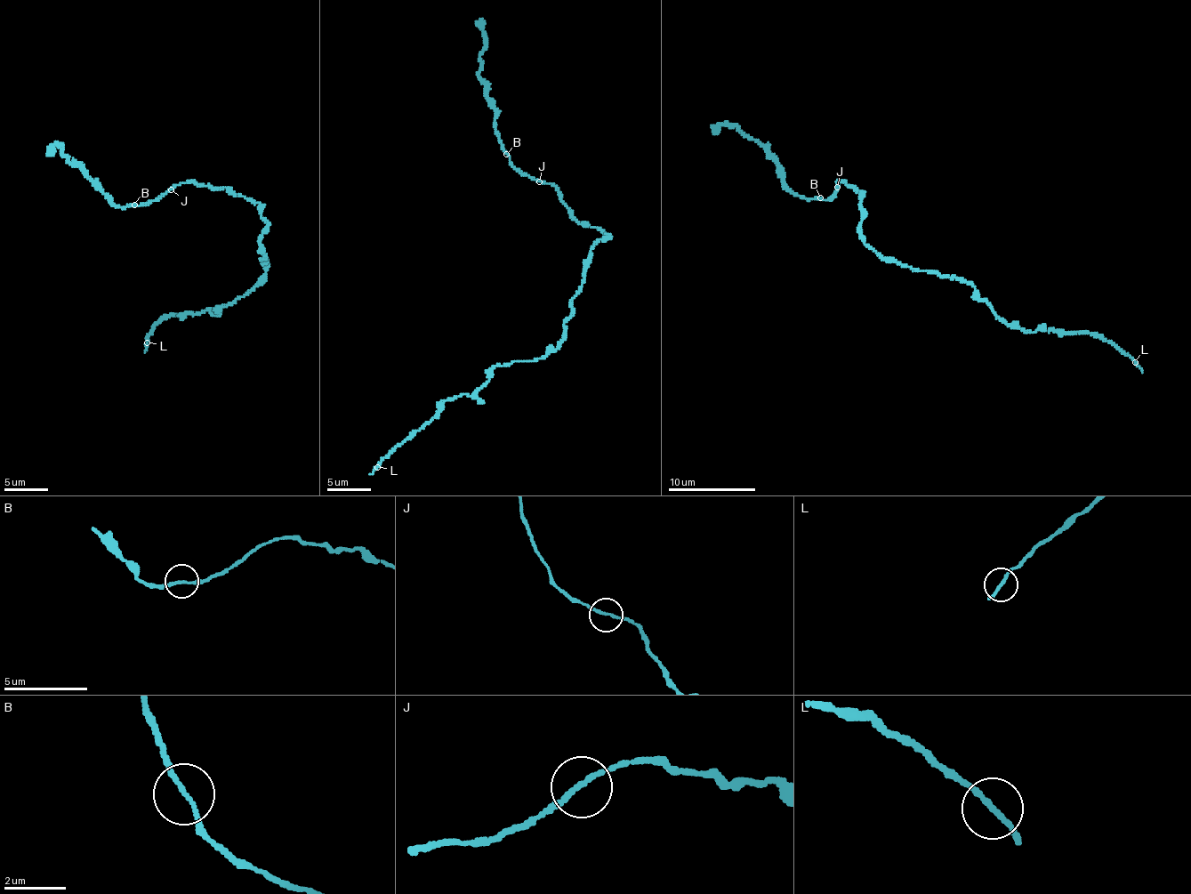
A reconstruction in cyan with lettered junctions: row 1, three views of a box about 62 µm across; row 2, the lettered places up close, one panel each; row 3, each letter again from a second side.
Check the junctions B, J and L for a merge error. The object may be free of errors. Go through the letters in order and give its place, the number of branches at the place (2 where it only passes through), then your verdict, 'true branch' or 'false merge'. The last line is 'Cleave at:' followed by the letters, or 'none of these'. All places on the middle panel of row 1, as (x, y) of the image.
B: at (506, 154); 2 branches meet; true branch
J: at (539, 181); 2 branches meet; true branch
L: at (377, 467); 2 branches meet; true branch
Cleave at: none of these

